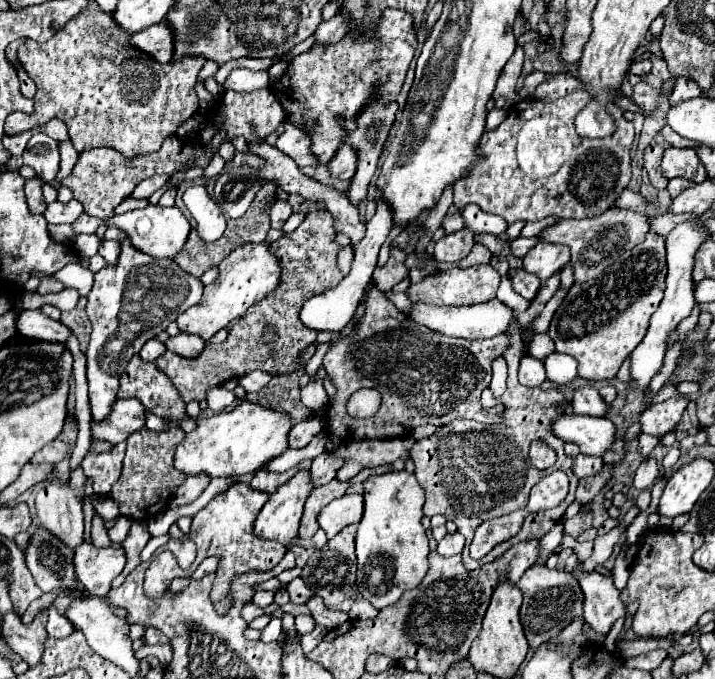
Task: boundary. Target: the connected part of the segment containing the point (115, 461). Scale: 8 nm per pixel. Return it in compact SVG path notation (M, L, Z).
M121 442L116 447L112 447L110 451L89 452L84 457L82 469L84 469L84 475L92 479L96 493L110 493L110 487L120 478L125 447L125 442Z

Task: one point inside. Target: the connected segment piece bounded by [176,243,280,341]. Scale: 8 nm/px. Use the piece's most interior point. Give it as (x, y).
(250, 272)

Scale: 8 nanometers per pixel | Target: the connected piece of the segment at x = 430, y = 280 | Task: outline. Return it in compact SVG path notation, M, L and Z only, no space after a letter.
M478 265L468 269L452 269L446 273L434 273L428 275L422 283L410 285L406 289L406 295L412 303L434 303L434 305L474 305L494 299L494 293L500 285L501 276L490 265Z

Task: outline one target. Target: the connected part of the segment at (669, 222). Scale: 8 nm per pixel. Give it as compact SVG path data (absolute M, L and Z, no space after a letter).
M666 213L666 215L658 217L658 219L650 219L650 229L656 231L658 235L664 235L664 237L666 237L674 225L678 225L678 223L682 223L682 221L696 221L696 219L698 219L698 217L696 217L696 215L690 215L690 213L684 213L684 215Z

